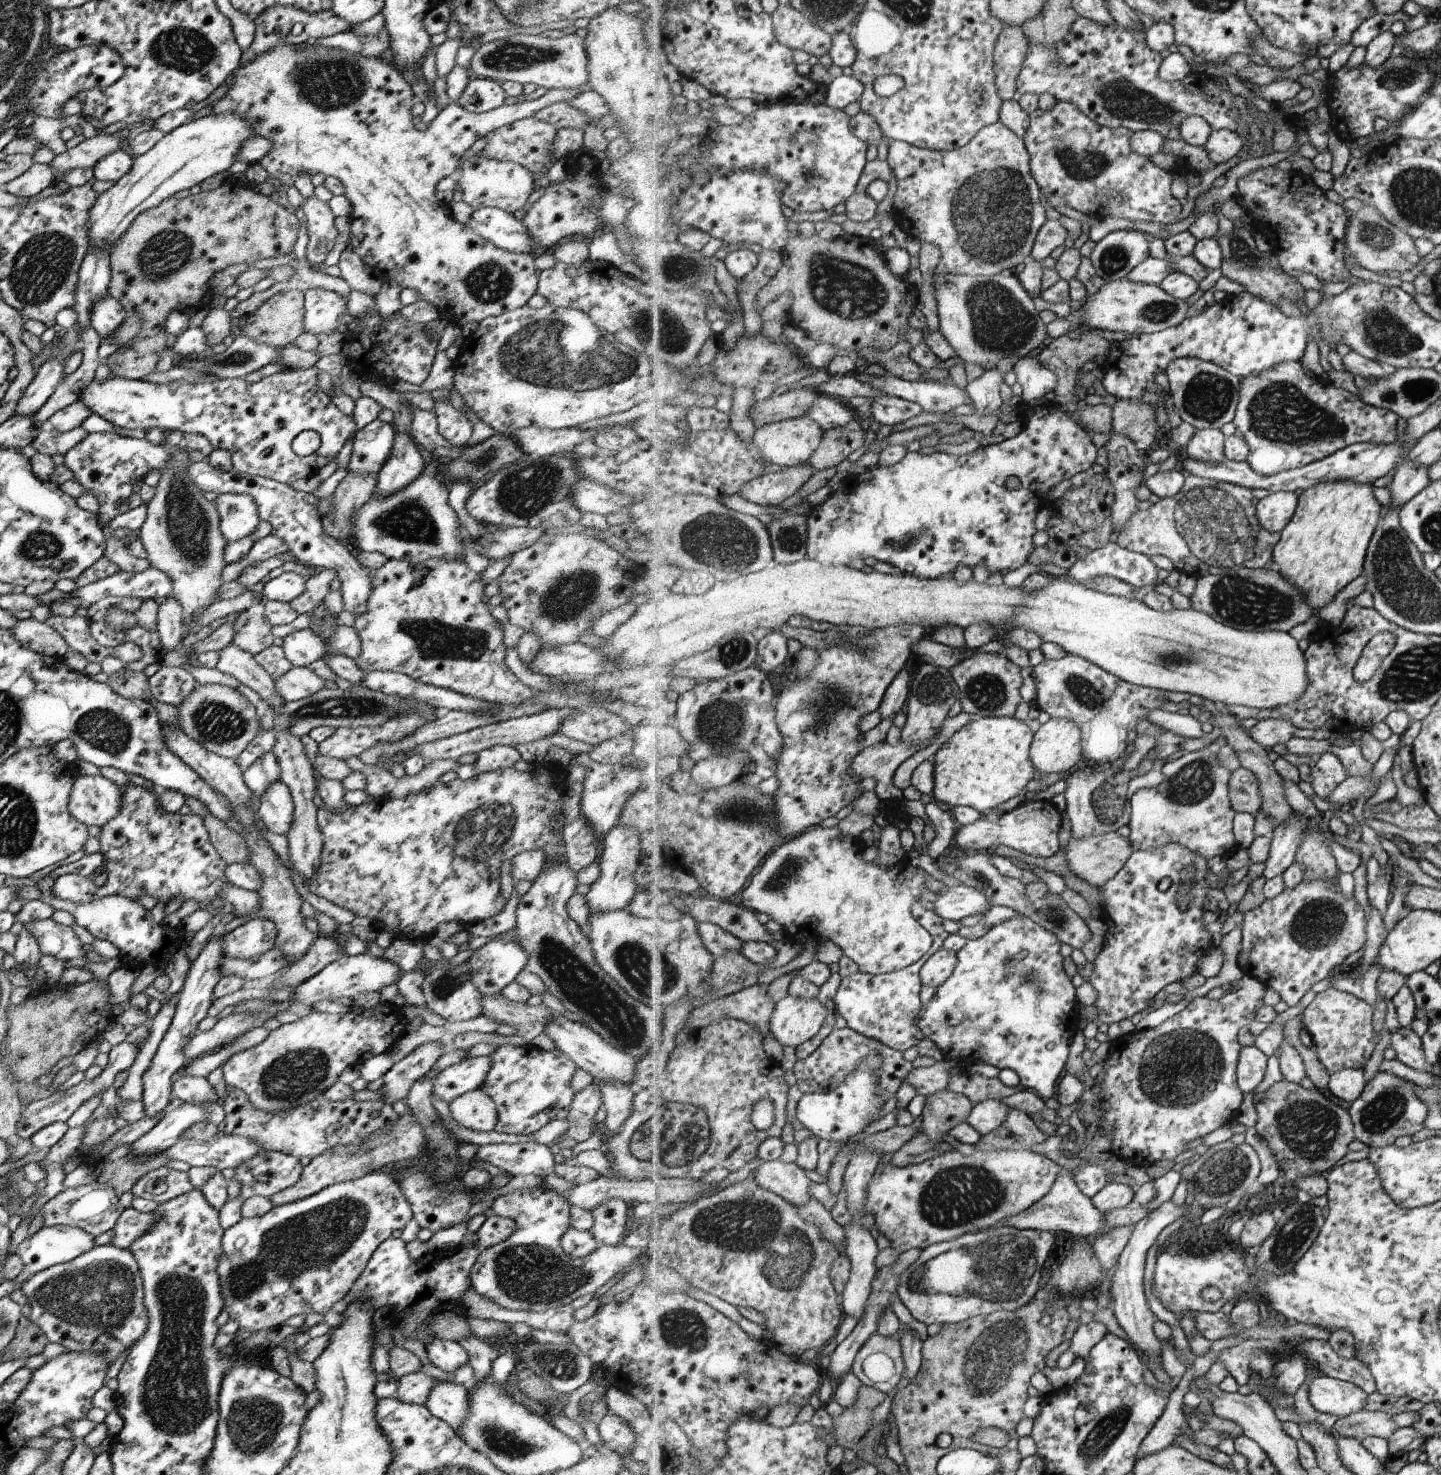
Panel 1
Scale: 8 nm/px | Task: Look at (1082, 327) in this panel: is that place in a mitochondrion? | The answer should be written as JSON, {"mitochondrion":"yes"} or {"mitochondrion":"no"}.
{"mitochondrion":"no"}

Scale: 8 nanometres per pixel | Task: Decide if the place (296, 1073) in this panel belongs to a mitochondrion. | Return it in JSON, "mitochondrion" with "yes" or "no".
{"mitochondrion":"yes"}

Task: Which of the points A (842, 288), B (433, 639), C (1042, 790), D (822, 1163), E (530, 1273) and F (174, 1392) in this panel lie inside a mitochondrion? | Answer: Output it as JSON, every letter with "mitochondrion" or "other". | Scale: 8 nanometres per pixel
{"A":"mitochondrion","B":"mitochondrion","C":"other","D":"other","E":"mitochondrion","F":"mitochondrion"}

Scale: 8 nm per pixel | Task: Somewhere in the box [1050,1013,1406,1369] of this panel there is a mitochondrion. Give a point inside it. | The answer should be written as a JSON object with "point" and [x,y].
{"point":[1178,1068]}

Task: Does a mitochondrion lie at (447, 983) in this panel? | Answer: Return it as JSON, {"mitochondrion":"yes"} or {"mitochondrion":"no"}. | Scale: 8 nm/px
{"mitochondrion":"yes"}

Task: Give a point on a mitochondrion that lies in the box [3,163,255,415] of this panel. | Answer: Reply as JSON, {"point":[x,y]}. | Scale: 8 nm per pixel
{"point":[42,266]}

